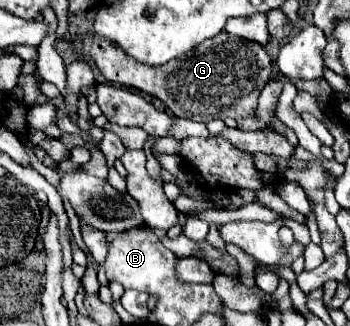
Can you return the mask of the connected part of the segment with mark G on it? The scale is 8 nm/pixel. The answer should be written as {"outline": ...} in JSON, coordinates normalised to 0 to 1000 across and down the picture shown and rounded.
{"outline":[[[631,98],[626,110],[574,129],[523,178],[489,184],[471,202],[403,196],[363,172],[329,129],[294,123],[289,110],[249,110],[249,123],[214,123],[209,141],[226,166],[266,184],[306,245],[420,282],[471,313],[506,362],[540,362],[557,374],[597,374],[649,356],[723,356],[740,282],[751,276],[774,227],[774,178],[746,135],[706,129],[649,98]]]}

